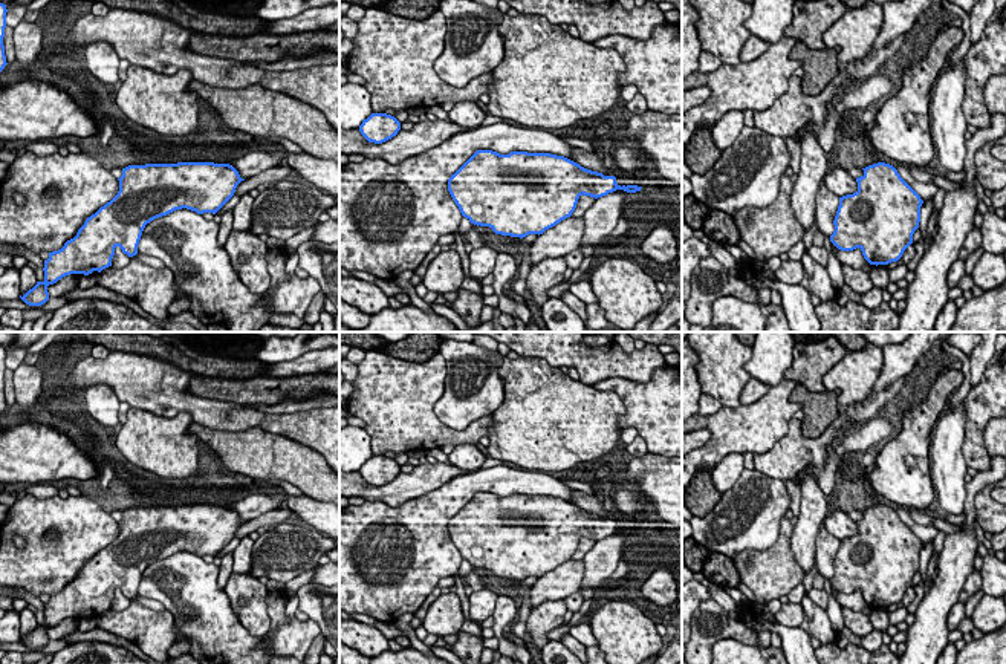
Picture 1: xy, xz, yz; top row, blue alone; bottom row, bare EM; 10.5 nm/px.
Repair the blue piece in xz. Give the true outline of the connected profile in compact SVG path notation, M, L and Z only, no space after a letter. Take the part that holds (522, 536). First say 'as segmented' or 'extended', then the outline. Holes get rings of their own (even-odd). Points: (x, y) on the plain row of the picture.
as segmented | M477 493L448 522L448 534L463 560L477 569L489 569L495 577L520 581L529 577L540 578L570 560L583 537L598 542L616 532L636 535L641 531L621 529L615 519L587 513L564 499L527 494L500 497L492 493Z

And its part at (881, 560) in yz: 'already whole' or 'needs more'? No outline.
already whole

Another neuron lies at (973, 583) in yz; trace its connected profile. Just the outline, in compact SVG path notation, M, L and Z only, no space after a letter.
M974 571L965 581L965 586L959 595L960 603L966 603L975 592L982 589L982 572Z

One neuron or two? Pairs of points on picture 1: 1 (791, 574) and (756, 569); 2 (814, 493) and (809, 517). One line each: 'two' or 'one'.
1: one
2: one

